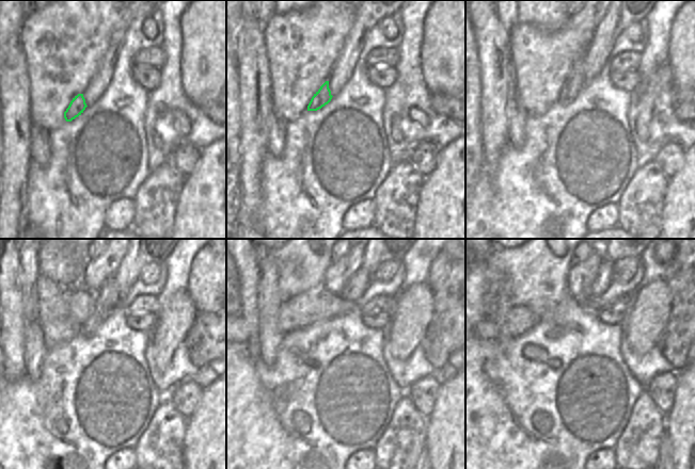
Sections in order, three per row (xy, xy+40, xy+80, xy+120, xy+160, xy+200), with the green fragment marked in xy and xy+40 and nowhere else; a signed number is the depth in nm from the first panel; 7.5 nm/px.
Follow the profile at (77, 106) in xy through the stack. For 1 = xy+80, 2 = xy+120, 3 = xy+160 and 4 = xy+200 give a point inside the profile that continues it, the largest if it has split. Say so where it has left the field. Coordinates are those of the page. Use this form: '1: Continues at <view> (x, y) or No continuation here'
1: Continues at xy+80 (573, 84)
2: Continues at xy+120 (107, 298)
3: Continues at xy+160 (358, 284)
4: Continues at xy+200 (603, 278)

